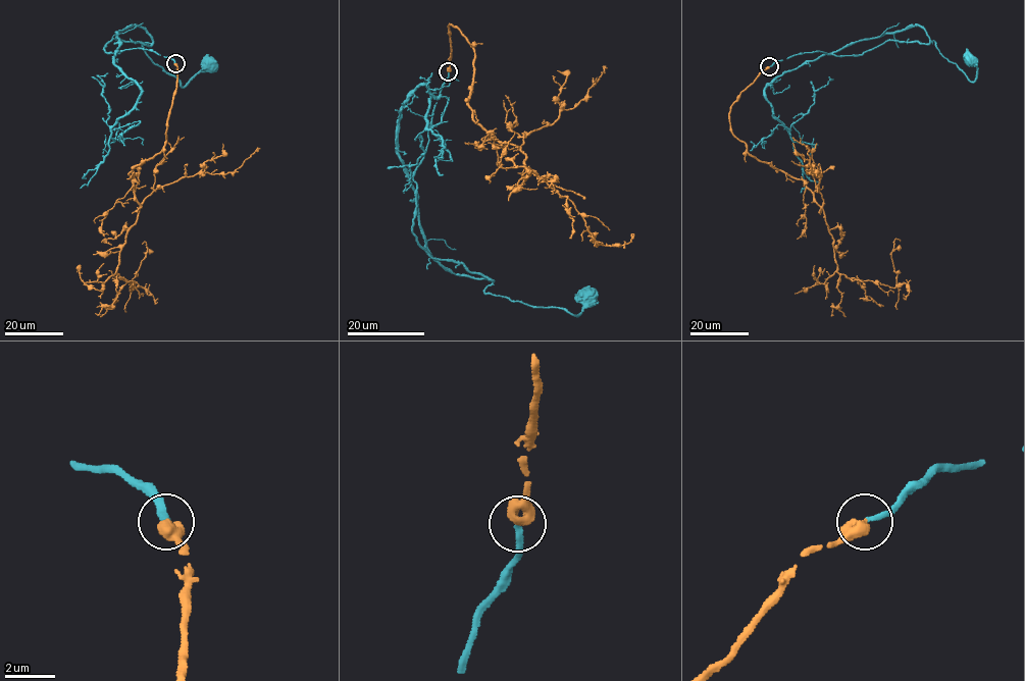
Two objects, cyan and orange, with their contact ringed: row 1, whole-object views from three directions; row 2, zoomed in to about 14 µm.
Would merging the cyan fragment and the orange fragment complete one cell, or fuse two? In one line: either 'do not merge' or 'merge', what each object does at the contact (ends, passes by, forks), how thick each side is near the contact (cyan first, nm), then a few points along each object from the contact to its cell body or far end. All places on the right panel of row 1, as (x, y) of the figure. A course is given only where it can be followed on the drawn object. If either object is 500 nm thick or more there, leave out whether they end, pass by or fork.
merge; 200 nm thick on the cyan side, 550 nm on the other; cyan runs (768, 66), (818, 51), (863, 54), (892, 40), (934, 41), (972, 82), (978, 69), (970, 60); orange runs (768, 66), (730, 107), (730, 131), (759, 160), (803, 180), (823, 210), (836, 271), (893, 287), (900, 241)

